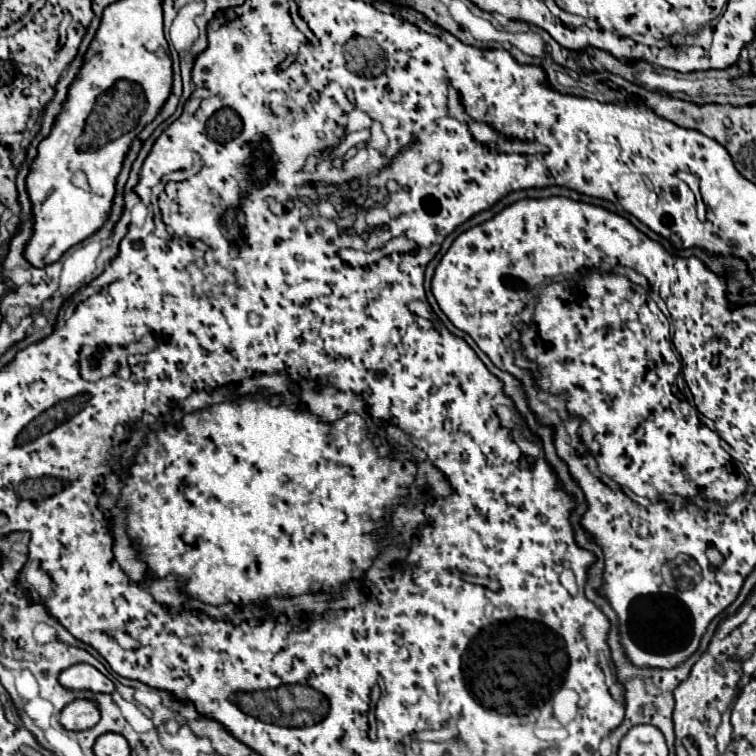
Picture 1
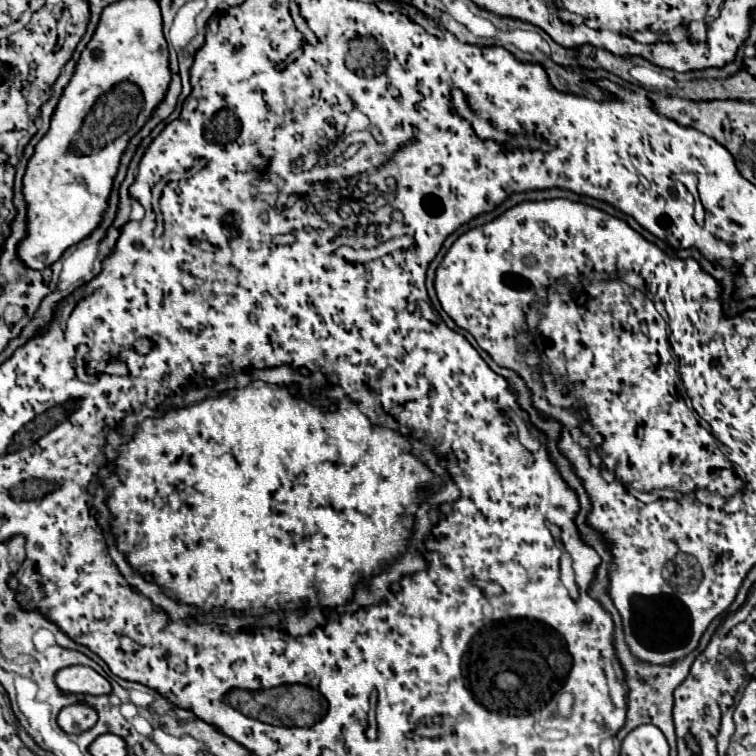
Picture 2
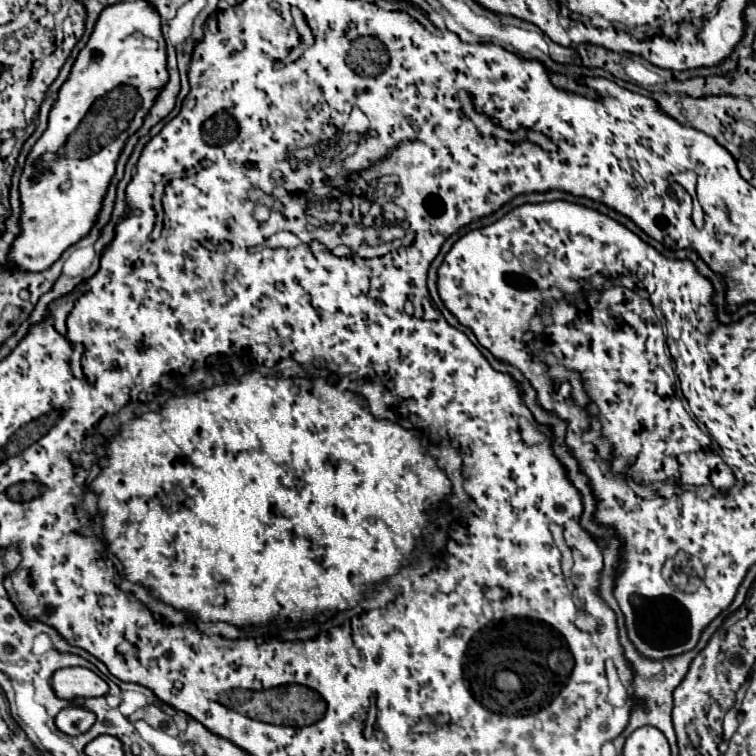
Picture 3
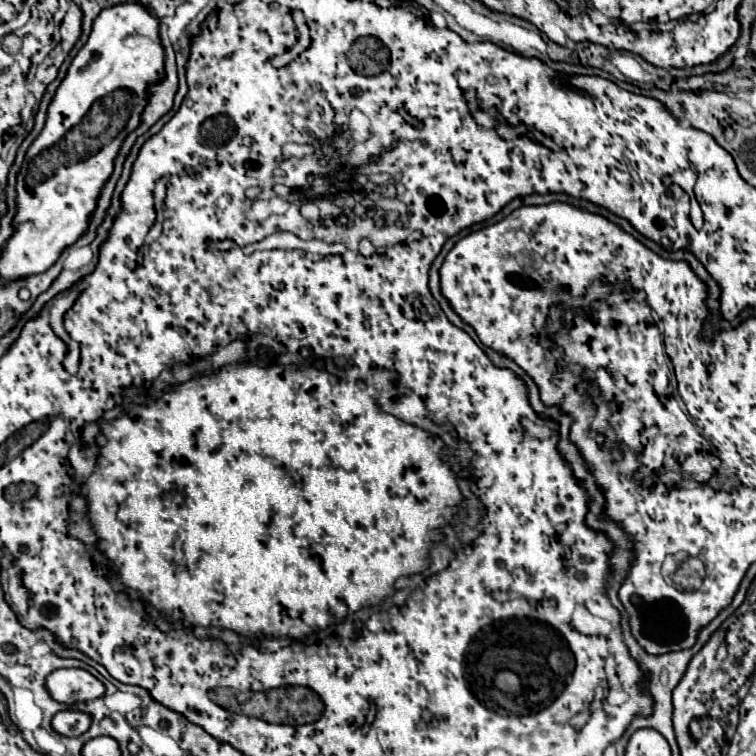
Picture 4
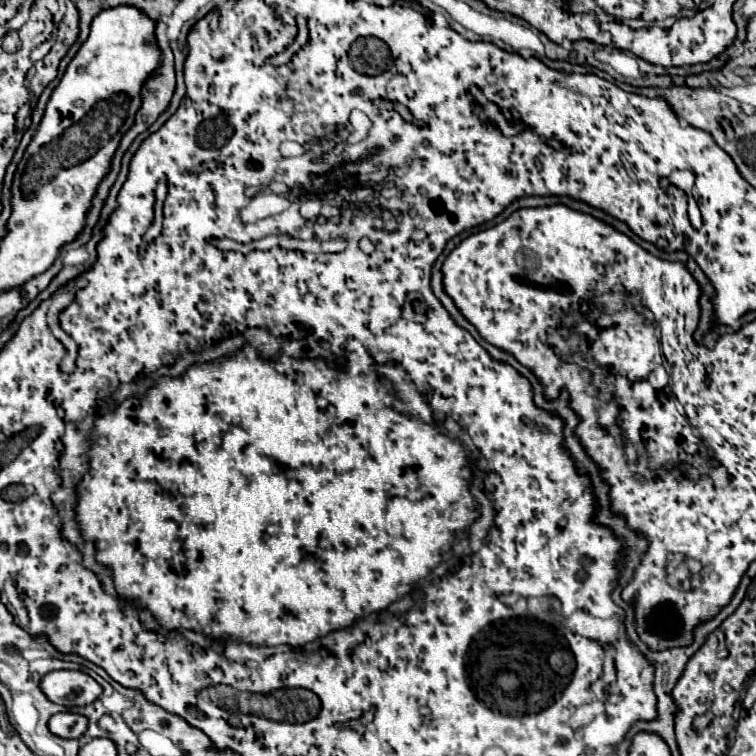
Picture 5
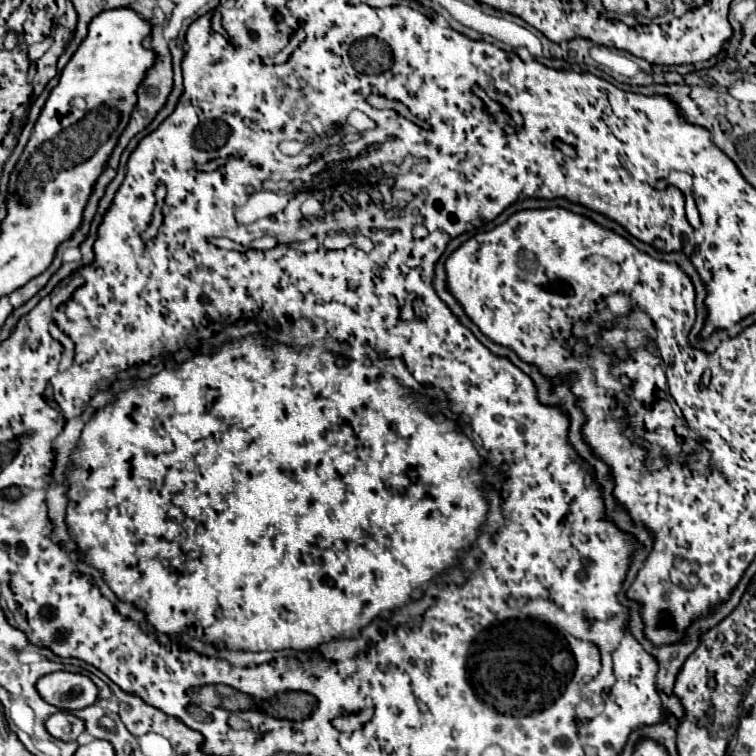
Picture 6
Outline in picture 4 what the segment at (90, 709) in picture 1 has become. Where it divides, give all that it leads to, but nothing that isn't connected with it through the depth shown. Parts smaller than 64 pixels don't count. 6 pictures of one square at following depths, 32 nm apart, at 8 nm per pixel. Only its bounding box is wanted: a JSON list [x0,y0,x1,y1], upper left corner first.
[52,710,92,736]

